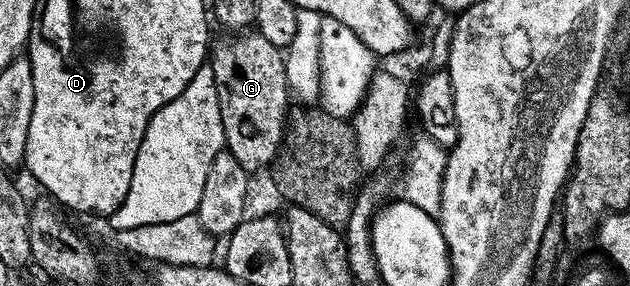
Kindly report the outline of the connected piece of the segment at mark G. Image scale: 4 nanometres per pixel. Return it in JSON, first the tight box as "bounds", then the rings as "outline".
{"bounds":[208,30,292,174],"outline":[[[257,30],[227,36],[230,36],[227,40],[213,45],[208,56],[220,102],[226,139],[224,148],[240,162],[240,166],[244,166],[247,174],[255,174],[261,168],[269,169],[273,165],[286,129],[286,99],[291,99],[292,93],[286,85],[284,52]]]}

